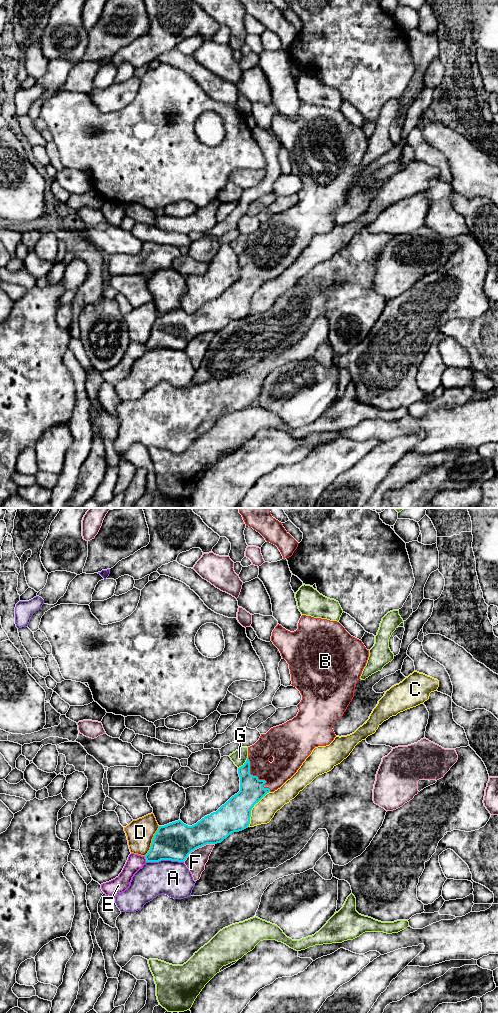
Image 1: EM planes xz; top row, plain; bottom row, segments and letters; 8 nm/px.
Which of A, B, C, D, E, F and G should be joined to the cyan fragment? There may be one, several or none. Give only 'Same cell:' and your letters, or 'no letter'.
Same cell: B

